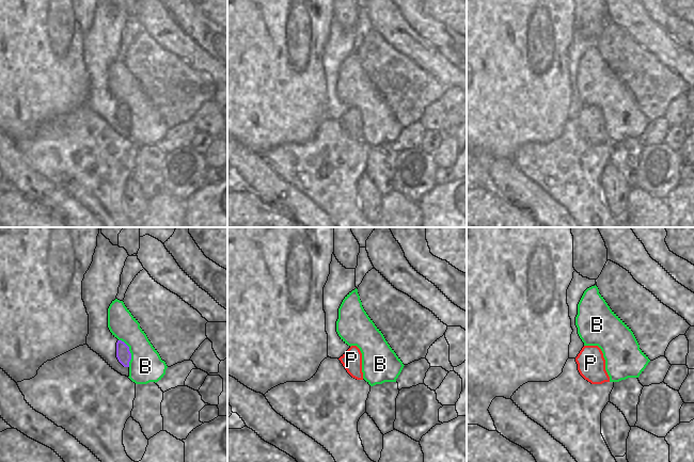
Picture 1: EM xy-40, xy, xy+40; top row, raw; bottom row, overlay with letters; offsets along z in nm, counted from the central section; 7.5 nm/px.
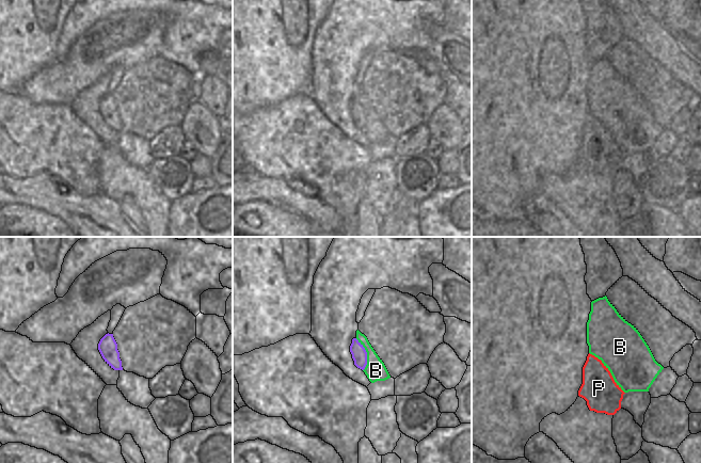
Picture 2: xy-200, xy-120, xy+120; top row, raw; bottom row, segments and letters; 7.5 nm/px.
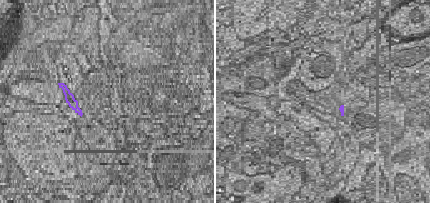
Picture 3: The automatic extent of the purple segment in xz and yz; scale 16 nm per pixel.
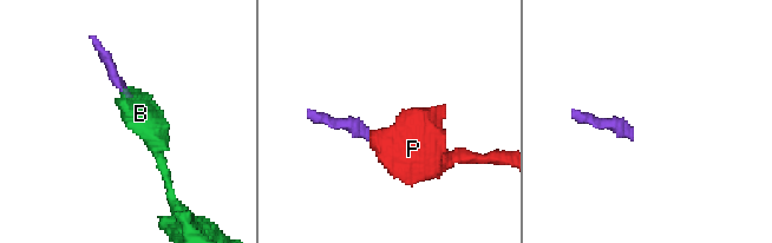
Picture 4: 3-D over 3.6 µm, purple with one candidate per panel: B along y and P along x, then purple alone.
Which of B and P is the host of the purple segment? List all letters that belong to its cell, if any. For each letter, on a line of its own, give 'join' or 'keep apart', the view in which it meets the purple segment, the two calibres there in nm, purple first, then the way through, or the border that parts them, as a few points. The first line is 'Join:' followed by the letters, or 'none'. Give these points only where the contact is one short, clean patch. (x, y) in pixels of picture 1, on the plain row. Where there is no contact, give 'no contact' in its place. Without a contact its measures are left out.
Join: P
B: keep apart; meets purple in xy-40; 110 nm thick on the purple side, 240 nm on the other; border along xy-40 (119, 100), (128, 108), (130, 114), (129, 127)
P: join; no contact

